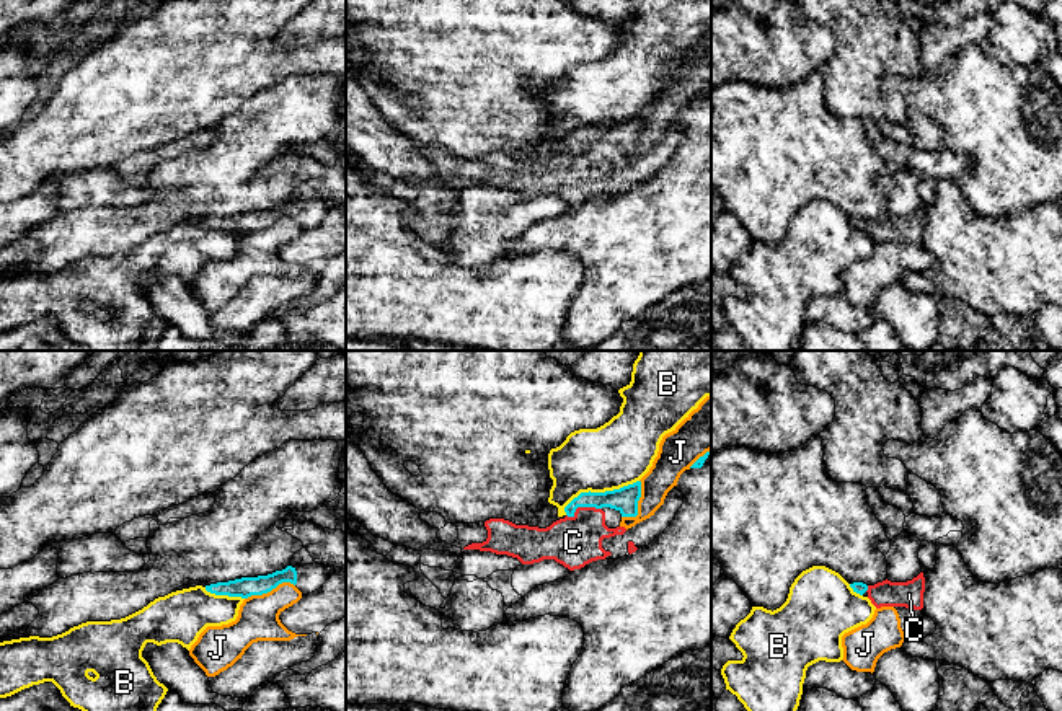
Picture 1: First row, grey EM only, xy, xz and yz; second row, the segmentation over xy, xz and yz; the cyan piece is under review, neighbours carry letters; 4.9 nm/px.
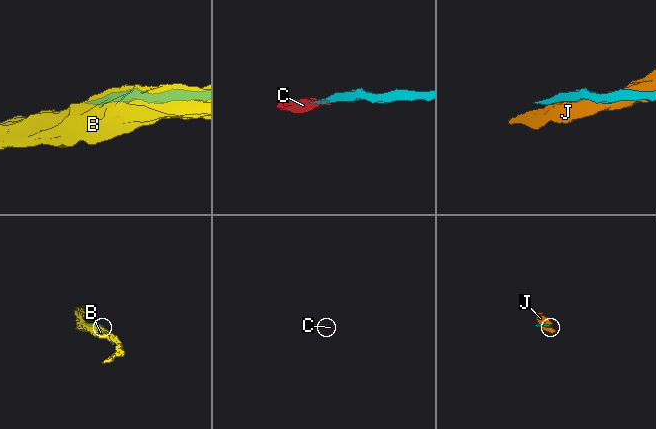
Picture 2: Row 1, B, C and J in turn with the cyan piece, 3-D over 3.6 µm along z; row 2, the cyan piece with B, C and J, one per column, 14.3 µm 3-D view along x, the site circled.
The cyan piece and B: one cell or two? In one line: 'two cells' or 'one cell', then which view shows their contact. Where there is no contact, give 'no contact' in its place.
two cells; contact in xz

